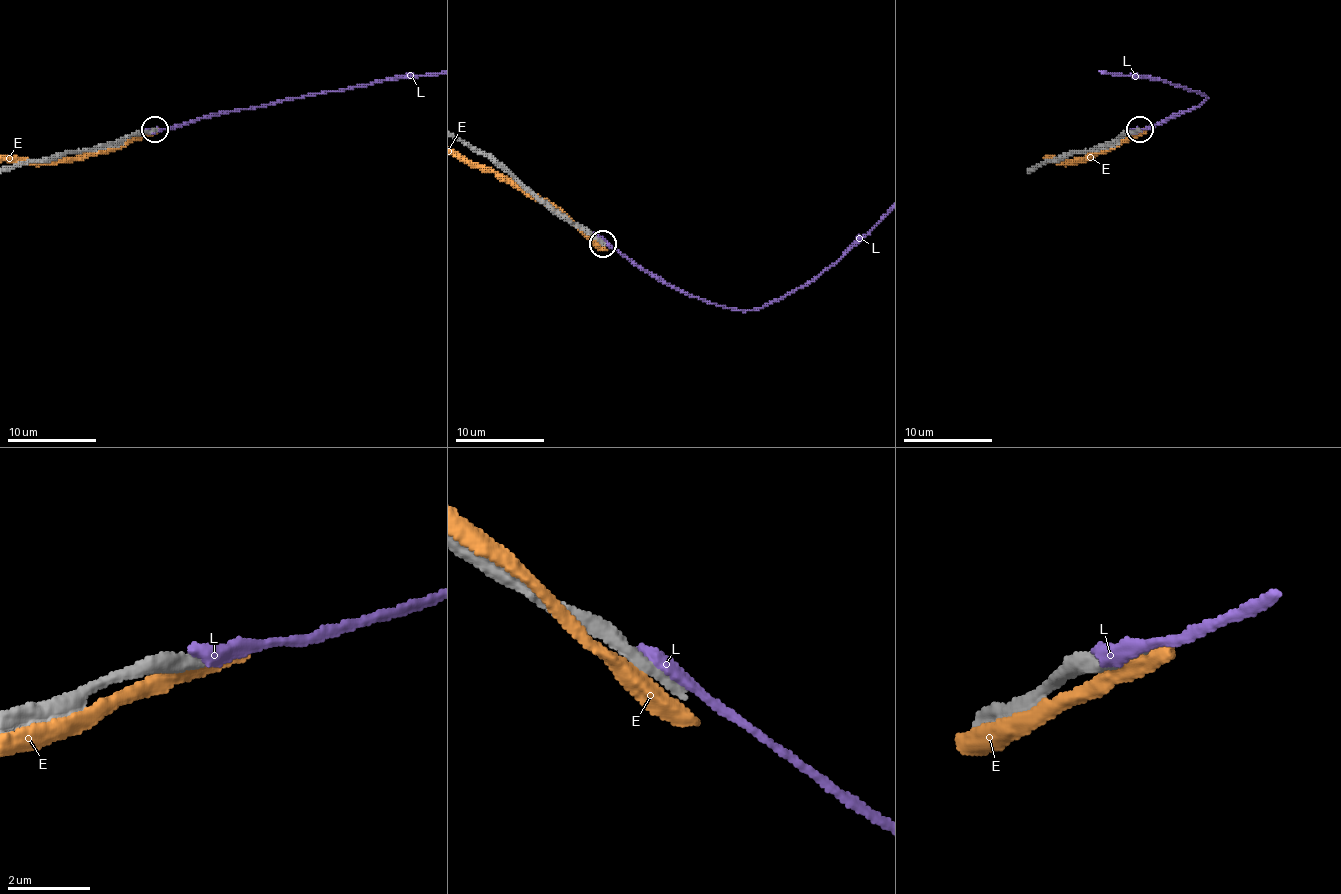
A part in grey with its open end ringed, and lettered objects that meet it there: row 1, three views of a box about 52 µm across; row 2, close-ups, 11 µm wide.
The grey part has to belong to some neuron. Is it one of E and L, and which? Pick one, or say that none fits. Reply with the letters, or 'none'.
none

